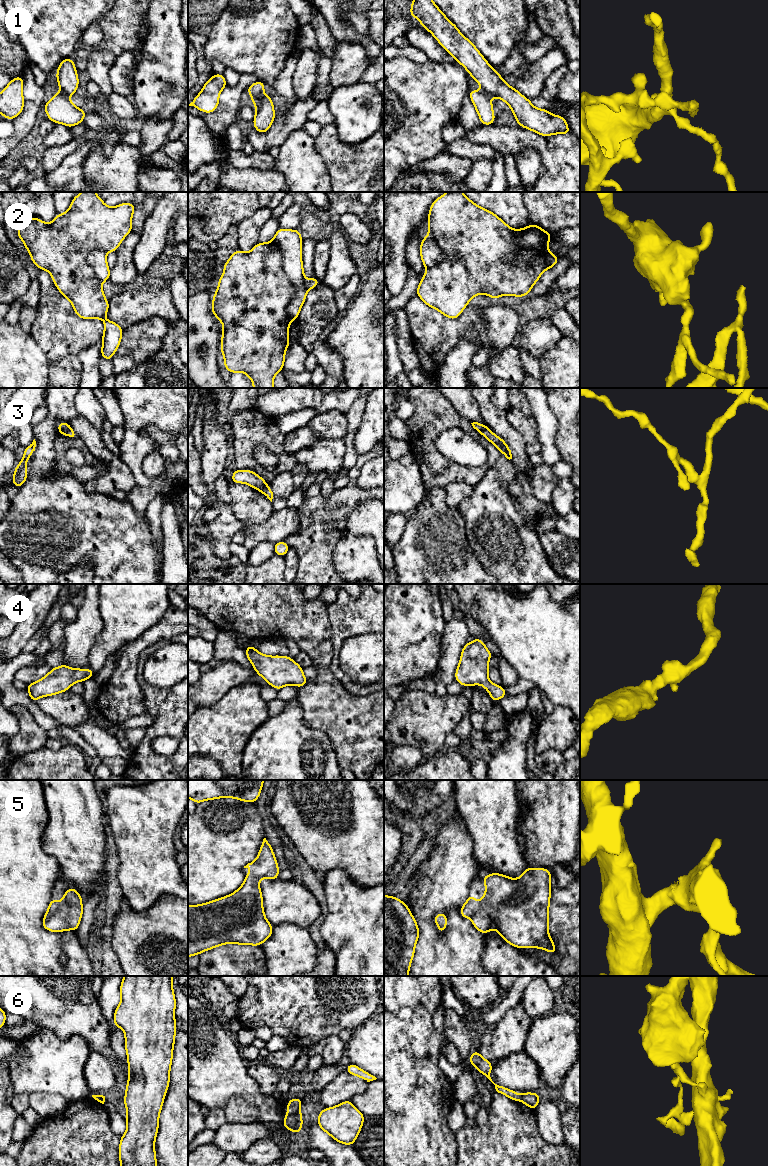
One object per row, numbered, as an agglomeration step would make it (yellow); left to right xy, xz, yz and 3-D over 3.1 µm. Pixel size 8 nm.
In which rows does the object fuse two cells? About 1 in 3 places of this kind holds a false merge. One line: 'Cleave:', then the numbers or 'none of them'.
Cleave: 1, 2, 3, 6

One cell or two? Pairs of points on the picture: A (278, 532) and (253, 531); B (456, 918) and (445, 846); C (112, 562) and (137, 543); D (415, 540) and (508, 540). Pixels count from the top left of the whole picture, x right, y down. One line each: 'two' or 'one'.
A: one
B: one
C: one
D: two

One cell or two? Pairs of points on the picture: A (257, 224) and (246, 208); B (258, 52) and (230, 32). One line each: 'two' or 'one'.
A: two
B: one

